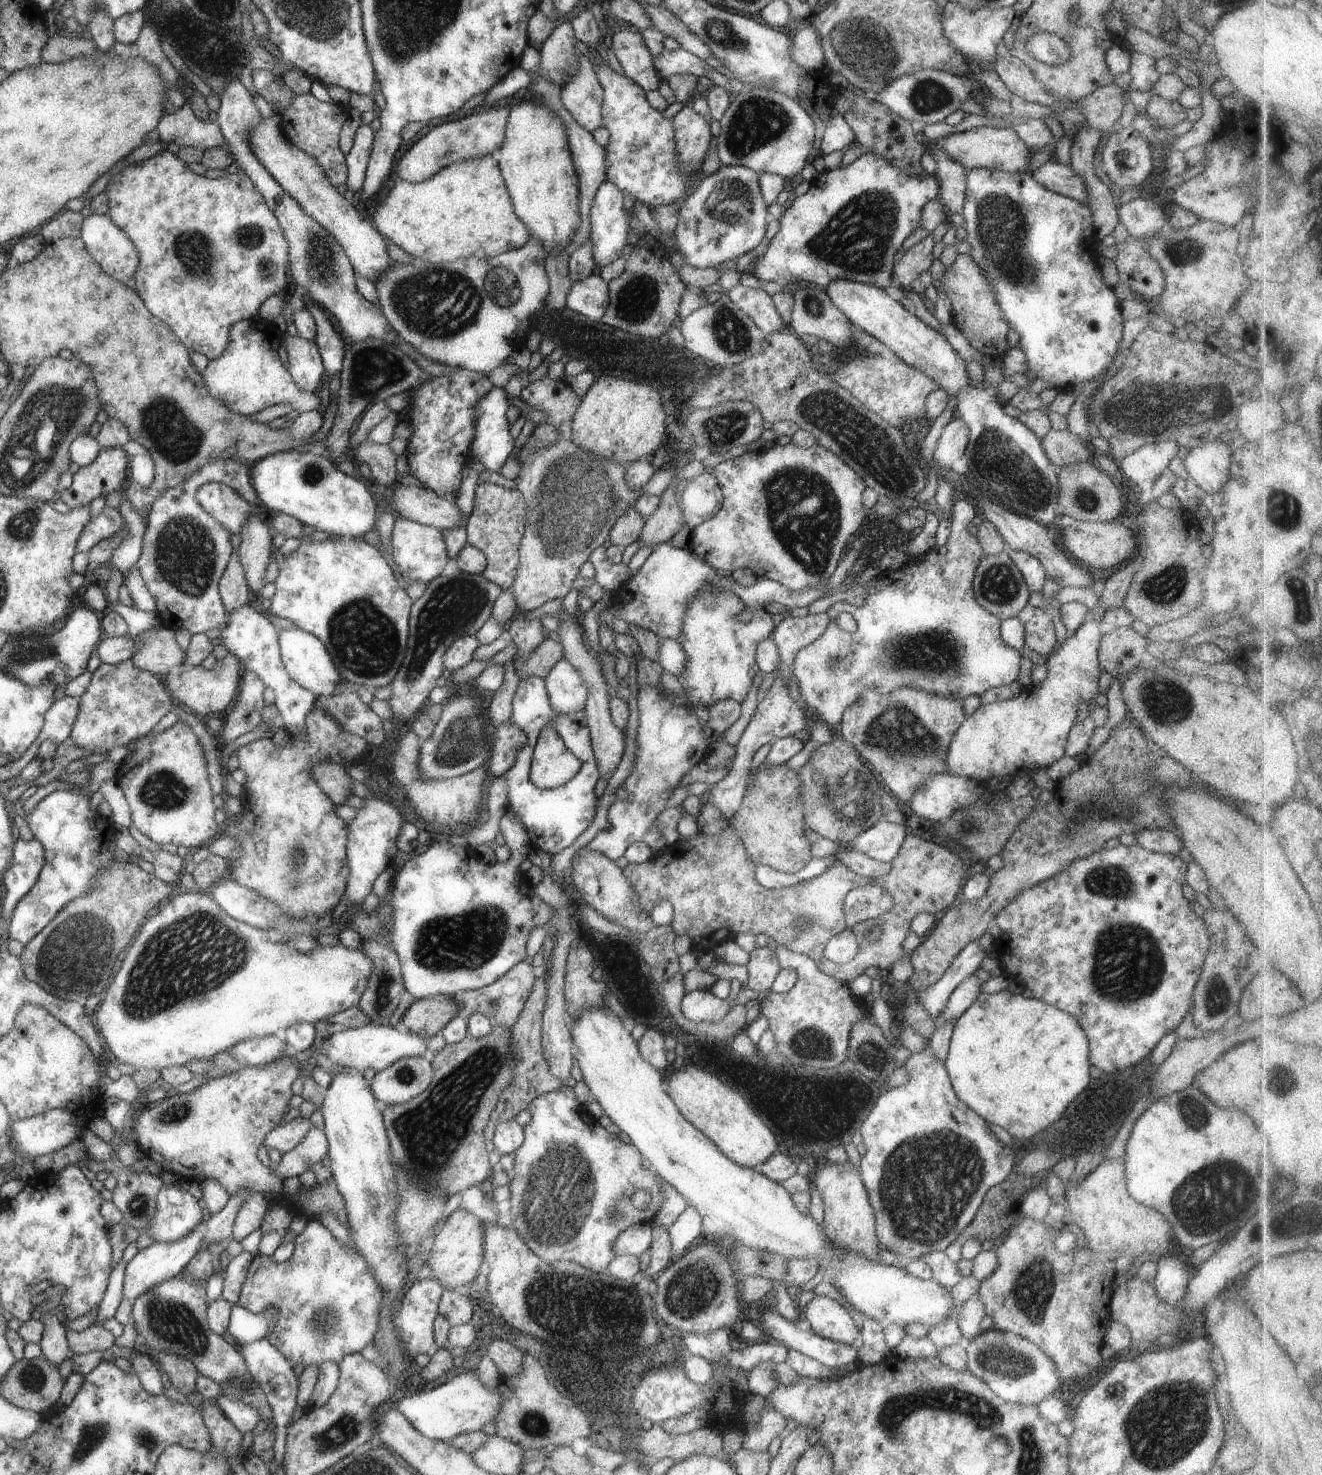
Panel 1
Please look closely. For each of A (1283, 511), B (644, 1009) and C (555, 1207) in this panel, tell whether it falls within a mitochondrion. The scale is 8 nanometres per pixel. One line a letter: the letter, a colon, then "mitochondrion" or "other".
A: mitochondrion
B: other
C: mitochondrion

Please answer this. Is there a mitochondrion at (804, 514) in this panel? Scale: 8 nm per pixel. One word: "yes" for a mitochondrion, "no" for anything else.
yes

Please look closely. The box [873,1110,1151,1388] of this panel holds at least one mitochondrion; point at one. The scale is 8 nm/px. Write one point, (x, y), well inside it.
(927, 1183)

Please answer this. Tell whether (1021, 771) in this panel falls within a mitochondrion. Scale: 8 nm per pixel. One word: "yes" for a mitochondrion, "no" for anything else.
no

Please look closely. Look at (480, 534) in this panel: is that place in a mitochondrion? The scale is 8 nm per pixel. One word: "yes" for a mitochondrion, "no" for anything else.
no

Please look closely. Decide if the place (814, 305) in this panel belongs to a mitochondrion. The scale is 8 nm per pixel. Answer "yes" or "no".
yes

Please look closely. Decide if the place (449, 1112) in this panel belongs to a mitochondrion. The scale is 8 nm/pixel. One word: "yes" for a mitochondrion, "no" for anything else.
yes

